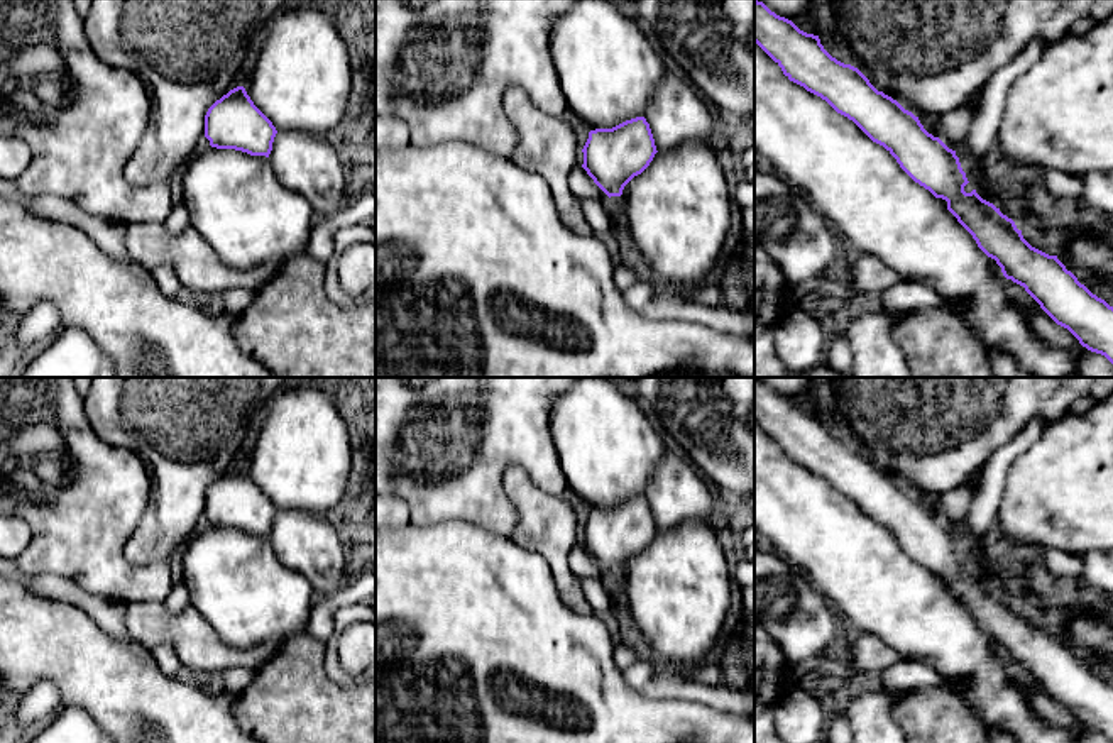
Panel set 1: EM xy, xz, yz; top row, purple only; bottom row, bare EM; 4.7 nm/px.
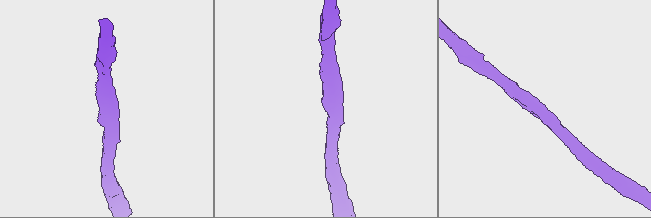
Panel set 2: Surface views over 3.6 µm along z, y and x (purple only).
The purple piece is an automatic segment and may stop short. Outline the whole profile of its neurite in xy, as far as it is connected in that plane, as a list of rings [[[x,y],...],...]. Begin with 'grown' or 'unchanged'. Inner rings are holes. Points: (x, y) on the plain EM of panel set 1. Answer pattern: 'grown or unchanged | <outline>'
unchanged | [[[244,465],[217,479],[205,494],[205,516],[211,526],[269,537],[277,509],[254,484]]]

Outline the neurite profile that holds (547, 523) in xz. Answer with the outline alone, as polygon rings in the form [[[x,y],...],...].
[[[509,465],[502,476],[502,487],[511,499],[518,523],[511,540],[535,553],[550,565],[560,599],[577,614],[592,614],[592,608],[582,591],[580,577],[570,569],[568,555],[578,545],[578,520],[573,506],[562,496],[536,486],[524,467]]]

